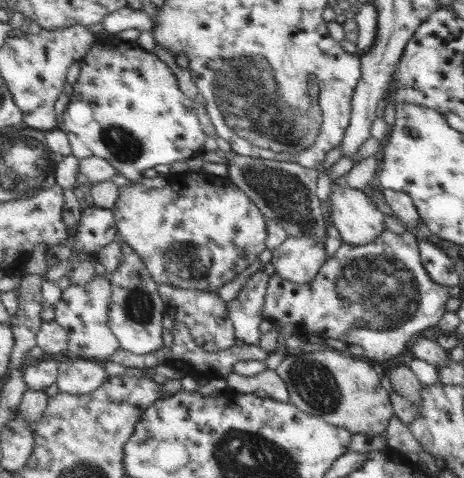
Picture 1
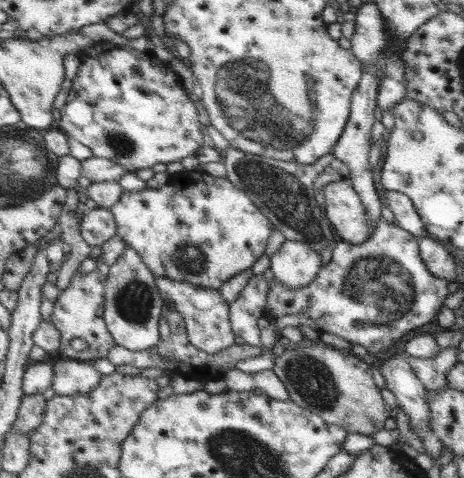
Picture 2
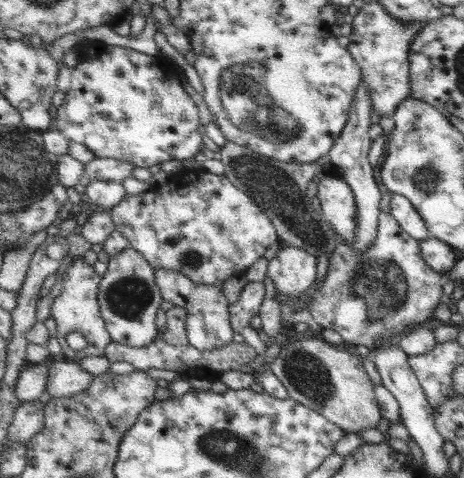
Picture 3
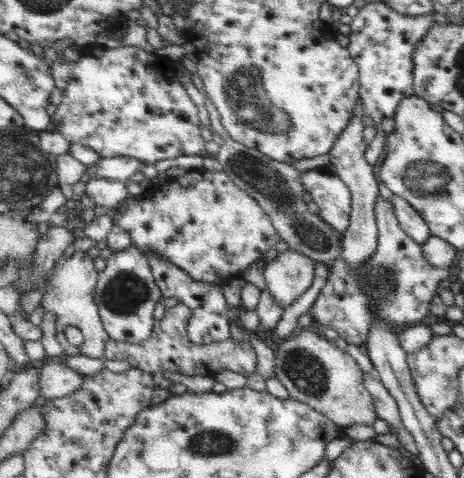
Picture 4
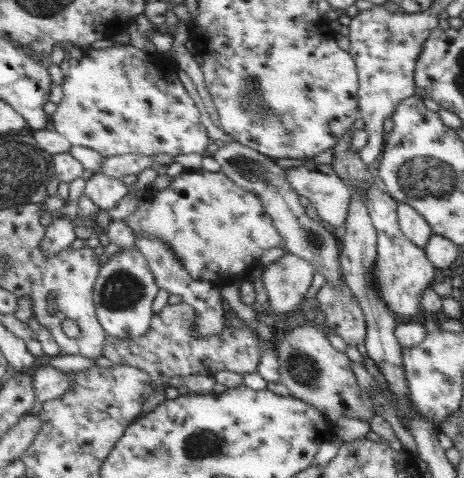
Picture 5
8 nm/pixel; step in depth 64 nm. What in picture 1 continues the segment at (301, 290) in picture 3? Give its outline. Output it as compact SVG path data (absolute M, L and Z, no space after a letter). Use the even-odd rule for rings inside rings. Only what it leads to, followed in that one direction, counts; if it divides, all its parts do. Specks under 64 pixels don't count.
M301 236L289 238L285 244L281 244L281 248L273 252L271 264L285 280L311 284L321 274L325 262L329 262L325 242L317 242L311 236Z

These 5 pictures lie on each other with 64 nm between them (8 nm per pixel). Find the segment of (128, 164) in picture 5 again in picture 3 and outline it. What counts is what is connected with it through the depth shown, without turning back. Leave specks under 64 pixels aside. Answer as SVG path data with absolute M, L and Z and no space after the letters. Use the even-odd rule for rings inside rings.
M95 158L85 166L85 182L117 182L123 184L125 178L131 178L135 164L119 162L115 158Z

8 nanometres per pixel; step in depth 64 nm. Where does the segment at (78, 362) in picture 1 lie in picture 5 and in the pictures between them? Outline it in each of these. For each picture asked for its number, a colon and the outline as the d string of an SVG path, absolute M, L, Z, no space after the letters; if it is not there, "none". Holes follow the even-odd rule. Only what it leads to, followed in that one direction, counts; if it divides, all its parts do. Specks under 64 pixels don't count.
2: M55 360L55 396L89 394L101 386L101 372L93 364L81 360Z
3: M65 360L65 362L49 362L49 390L47 394L51 398L73 398L75 394L83 394L85 390L89 390L95 382L95 376L85 370L81 364L73 362L73 360Z
4: M45 362L41 364L41 370L41 396L45 400L73 396L85 384L85 376L63 362Z
5: M39 366L33 370L35 378L35 390L37 390L37 400L41 404L49 400L63 398L69 390L73 390L73 374L67 374L55 366Z

